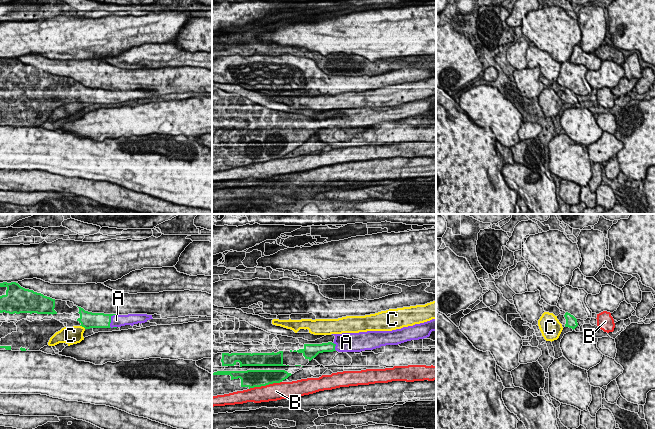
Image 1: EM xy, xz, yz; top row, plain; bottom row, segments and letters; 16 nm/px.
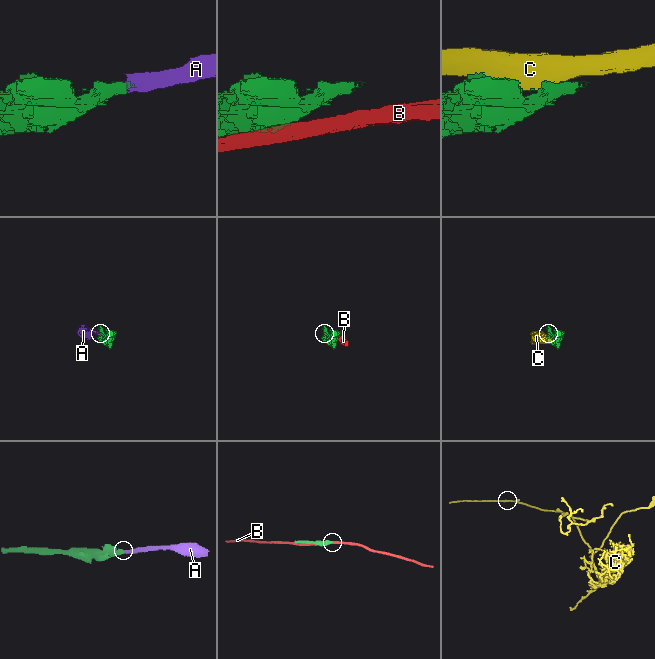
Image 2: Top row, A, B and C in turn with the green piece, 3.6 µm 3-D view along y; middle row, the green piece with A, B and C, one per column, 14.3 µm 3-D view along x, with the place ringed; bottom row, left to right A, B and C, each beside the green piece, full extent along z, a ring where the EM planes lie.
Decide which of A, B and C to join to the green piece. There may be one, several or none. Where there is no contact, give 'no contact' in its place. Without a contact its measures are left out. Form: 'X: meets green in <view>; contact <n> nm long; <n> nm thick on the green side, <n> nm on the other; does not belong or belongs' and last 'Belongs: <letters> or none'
A: meets green in xy; contact 260 nm long; 260 nm thick on the green side, 190 nm on the other; belongs
B: meets green in xz; contact 550 nm long; 280 nm thick on the green side, 280 nm on the other; does not belong
C: meets green in xy; contact 110 nm long; 260 nm thick on the green side, 280 nm on the other; does not belong
Belongs: A

